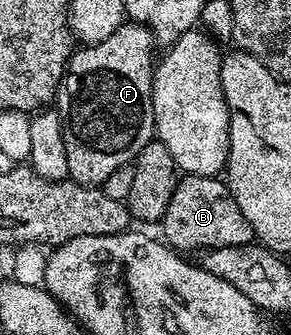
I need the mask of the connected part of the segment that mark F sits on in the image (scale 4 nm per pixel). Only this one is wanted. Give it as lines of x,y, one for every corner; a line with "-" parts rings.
122,23
118,25
116,31
111,35
107,35
107,39
103,39
99,43
95,43
94,45
87,45
81,48
78,48
76,52
70,56
69,59
69,67
65,70
65,77
61,80
61,88
58,89
57,95
55,98
55,108
57,110
57,114
61,116
61,122
63,123
63,143
67,147
67,171
69,172
68,180
77,181
81,185
91,185
94,187
104,186
105,180
107,179
107,175
111,175
111,171
115,171
119,167
123,167
124,165
128,165
134,161
136,161
137,156
139,155
139,151
143,151
143,147
147,147
147,143
151,140
154,140
155,130
153,127
153,70
155,68
155,53
153,57
153,53
151,49
154,49
155,42
153,40
152,33
149,32
148,29
145,28
144,25
138,25
136,23

